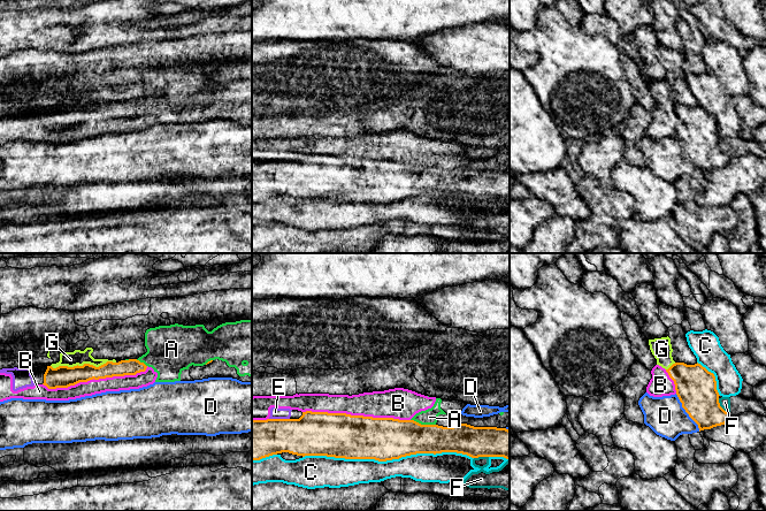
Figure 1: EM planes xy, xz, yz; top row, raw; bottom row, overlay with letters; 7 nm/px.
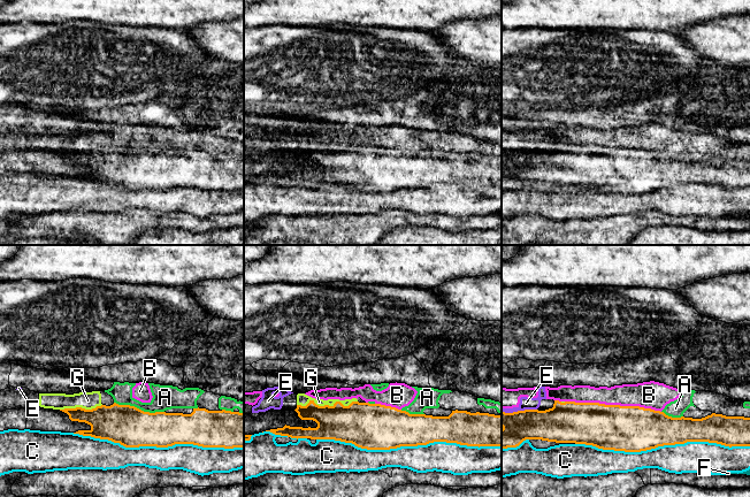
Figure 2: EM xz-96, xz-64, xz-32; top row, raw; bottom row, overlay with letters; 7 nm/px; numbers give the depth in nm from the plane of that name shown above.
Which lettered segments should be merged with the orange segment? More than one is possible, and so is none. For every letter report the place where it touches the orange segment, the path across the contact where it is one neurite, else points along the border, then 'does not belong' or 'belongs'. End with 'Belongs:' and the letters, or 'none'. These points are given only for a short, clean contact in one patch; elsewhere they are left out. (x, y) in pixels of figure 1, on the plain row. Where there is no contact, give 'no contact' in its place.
A: xz (423, 167) | does not belong
B: xz (357, 158) | does not belong
C: xz (388, 201) | does not belong
D: yz (686, 153) | does not belong
E: xz (280, 161) | does not belong
F: yz (720, 149) | does not belong
G: xy (84, 106) | along xy (115, 104), (106, 104), (98, 108), (89, 106), (51, 108) | does not belong
Belongs: none

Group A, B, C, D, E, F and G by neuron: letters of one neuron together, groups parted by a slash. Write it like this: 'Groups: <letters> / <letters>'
Groups: A B E G / C / D / F

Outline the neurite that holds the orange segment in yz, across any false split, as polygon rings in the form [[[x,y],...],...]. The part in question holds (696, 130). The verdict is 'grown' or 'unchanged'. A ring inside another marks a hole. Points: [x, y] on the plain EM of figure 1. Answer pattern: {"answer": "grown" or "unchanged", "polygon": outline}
{"answer": "unchanged", "polygon": [[[675,105],[666,114],[674,123],[682,150],[698,167],[699,174],[727,166],[730,157],[720,148],[713,115],[698,105]]]}

